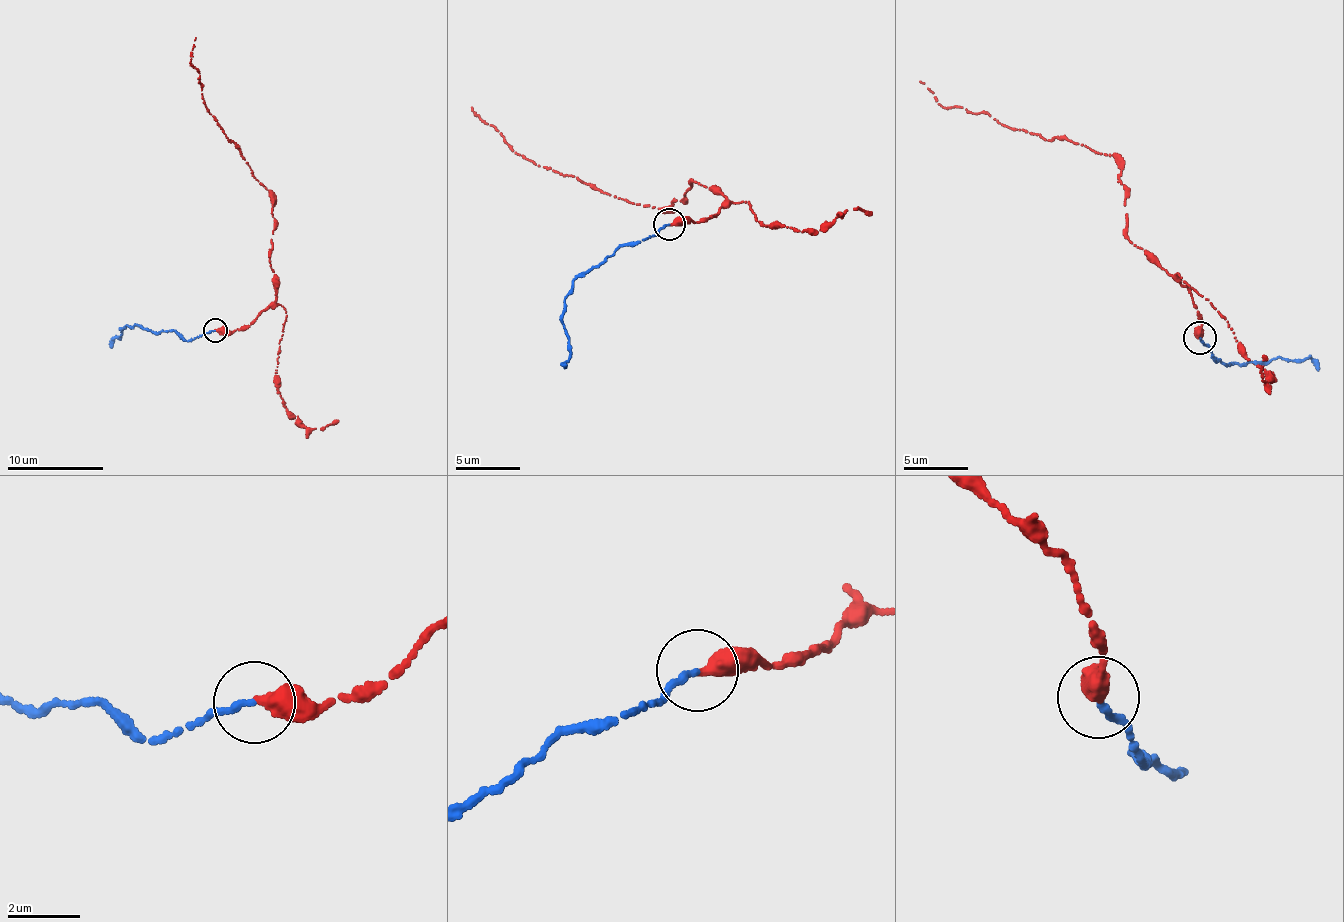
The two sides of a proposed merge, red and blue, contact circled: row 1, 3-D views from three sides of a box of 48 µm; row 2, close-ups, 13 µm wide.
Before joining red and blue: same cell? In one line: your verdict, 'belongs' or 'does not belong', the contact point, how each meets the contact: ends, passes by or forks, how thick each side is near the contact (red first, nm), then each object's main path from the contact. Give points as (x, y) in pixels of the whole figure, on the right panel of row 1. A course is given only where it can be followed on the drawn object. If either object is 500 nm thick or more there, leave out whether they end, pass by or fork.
belongs | (1200, 338) | red ends | blue ends | 440/200 nm | red via (1200, 336), (1204, 329), (1185, 284), (1129, 239), (1120, 161), (942, 105), (920, 82) | blue via (1200, 339), (1214, 363), (1213, 358), (1226, 366), (1275, 358), (1301, 363), (1313, 359), (1318, 370)

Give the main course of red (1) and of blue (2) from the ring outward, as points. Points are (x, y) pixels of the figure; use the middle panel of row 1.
1: (667, 225), (719, 212), (725, 197), (692, 182), (669, 210), (632, 204), (512, 151), (471, 107)
2: (668, 224), (620, 246), (574, 281), (563, 327), (567, 350), (565, 365)

